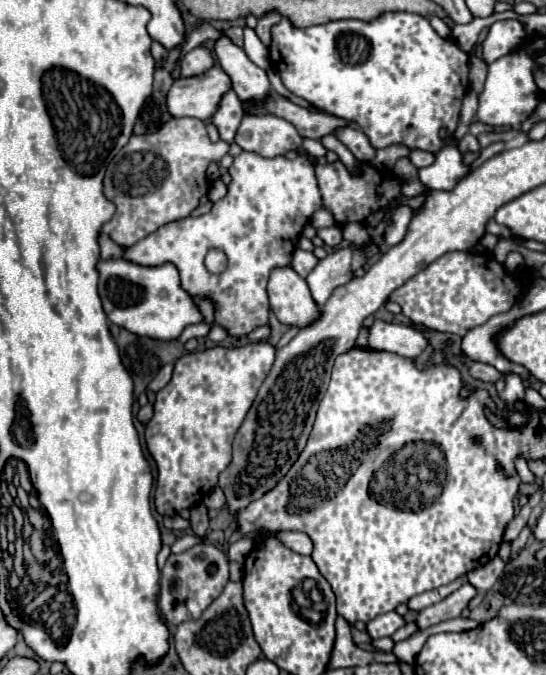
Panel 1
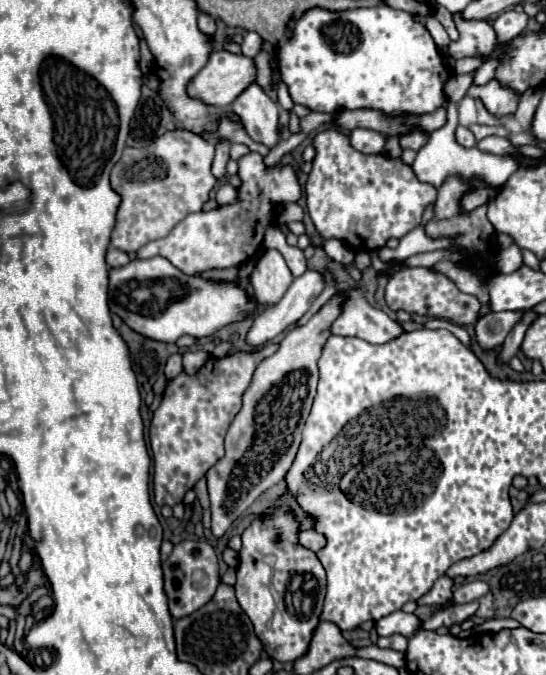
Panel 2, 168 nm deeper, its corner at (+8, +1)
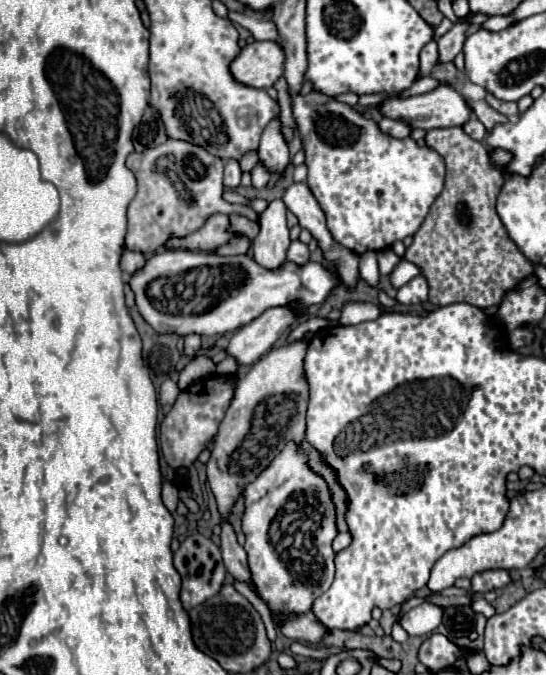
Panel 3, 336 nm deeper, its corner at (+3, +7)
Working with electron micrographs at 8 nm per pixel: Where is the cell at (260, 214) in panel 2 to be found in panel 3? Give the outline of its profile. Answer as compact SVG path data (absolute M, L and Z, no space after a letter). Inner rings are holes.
M215 213L211 217L207 217L205 225L185 237L169 237L165 247L167 249L185 249L185 251L215 251L221 245L229 243L235 237L235 233L231 233L231 223L229 223L229 215L221 215Z

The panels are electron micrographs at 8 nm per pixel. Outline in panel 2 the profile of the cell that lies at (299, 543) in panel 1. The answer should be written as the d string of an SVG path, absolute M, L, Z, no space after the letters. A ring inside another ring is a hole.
M312 519L304 521L304 525L300 529L300 545L304 545L306 549L312 549L312 551L320 551L326 545L324 535L314 529L314 521Z

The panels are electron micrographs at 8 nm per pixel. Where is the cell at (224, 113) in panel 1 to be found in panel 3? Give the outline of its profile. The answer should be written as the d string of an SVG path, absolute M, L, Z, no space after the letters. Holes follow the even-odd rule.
M227 159L225 161L225 177L223 177L225 187L237 187L241 183L241 167L237 159Z

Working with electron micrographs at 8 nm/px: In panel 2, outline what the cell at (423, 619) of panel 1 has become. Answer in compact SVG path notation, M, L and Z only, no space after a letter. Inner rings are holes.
M472 579L472 581L466 581L462 583L456 591L454 591L454 603L462 605L462 603L470 603L470 601L476 601L478 597L486 595L490 591L490 585L486 581L480 581L480 579Z

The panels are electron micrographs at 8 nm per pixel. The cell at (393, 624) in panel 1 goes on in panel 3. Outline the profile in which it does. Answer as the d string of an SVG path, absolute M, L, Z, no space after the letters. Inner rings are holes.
M421 603L407 611L405 615L399 617L399 625L409 633L409 635L427 635L433 633L439 623L441 623L443 609L431 603Z

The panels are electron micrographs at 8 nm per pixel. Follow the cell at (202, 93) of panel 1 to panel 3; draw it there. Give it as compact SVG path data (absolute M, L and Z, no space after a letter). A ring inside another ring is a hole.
M255 41L239 51L229 69L235 81L255 89L269 89L283 75L283 61L285 55L281 45L271 41Z

